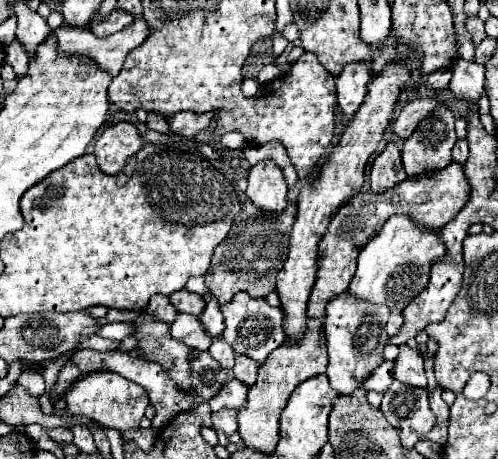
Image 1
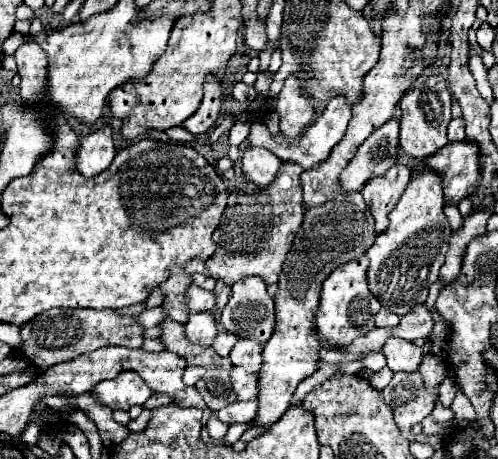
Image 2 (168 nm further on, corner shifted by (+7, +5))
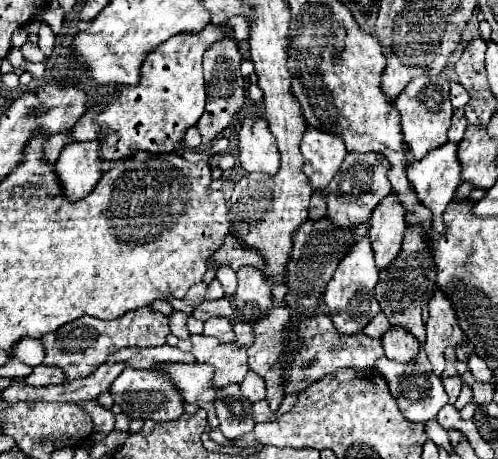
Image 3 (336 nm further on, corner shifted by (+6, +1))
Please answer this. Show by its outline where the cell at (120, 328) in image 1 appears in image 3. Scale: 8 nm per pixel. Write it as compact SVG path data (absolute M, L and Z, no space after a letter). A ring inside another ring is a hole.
M173 312L173 316L169 318L169 324L171 324L171 332L181 338L181 340L187 340L189 338L189 330L187 330L187 314L185 312Z

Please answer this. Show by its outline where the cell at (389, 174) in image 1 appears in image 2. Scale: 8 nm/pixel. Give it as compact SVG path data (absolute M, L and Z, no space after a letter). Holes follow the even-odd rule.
M396 164L384 176L370 178L364 184L362 196L364 196L364 202L368 202L368 206L372 206L372 214L376 218L376 232L380 232L380 230L384 230L384 226L388 226L386 214L396 206L398 198L402 196L402 192L408 186L408 182L410 182L410 168Z

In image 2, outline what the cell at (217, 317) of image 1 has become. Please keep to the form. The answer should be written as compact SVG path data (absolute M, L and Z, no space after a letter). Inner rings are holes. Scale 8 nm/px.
M218 280L216 288L214 288L214 296L216 296L216 306L214 306L212 312L220 312L230 298L230 286L226 286L222 280Z

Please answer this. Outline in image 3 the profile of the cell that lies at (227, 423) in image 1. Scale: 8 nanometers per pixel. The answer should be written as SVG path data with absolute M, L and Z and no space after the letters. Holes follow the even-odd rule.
M267 400L253 404L253 420L257 420L257 422L273 422L275 420L275 412L269 408Z

